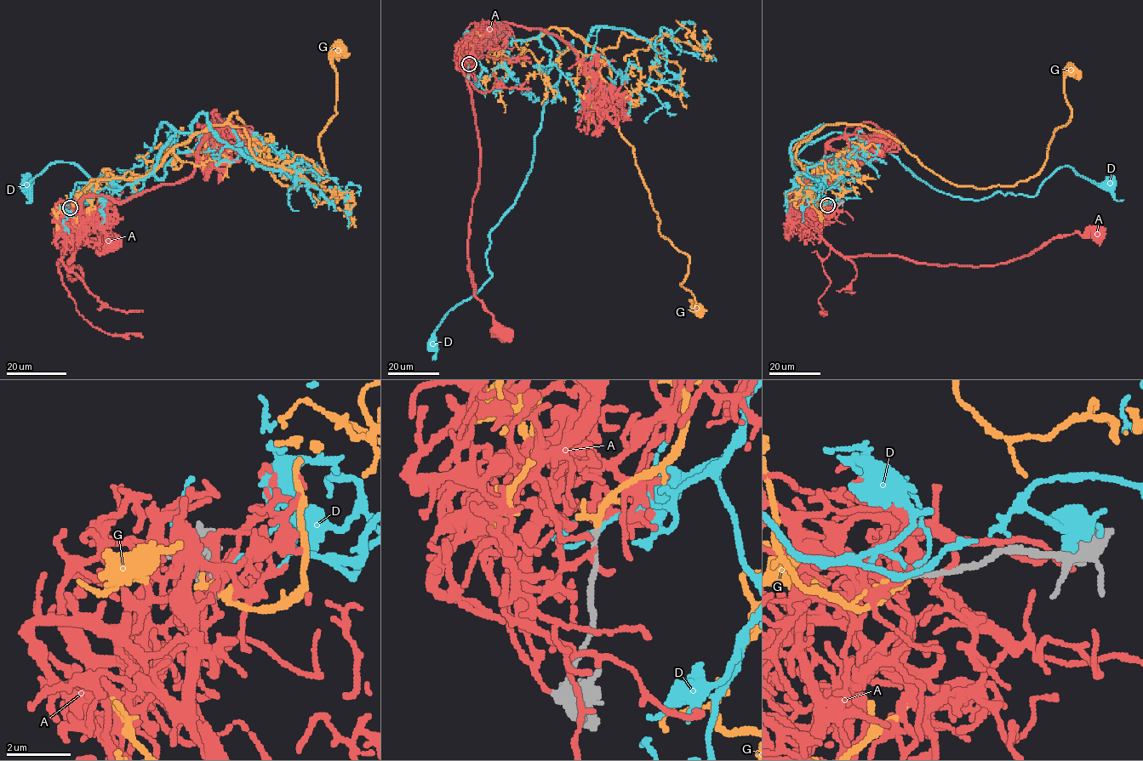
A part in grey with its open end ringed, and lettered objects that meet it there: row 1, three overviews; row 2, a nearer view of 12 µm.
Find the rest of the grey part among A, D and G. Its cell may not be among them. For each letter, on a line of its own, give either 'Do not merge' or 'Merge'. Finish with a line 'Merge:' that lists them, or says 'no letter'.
A: Do not merge
D: Do not merge
G: Merge
Merge: G

